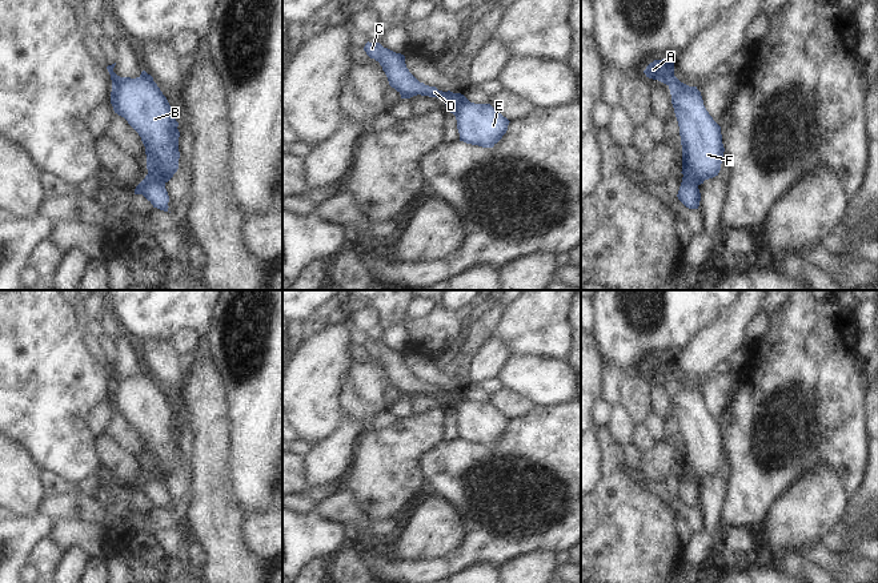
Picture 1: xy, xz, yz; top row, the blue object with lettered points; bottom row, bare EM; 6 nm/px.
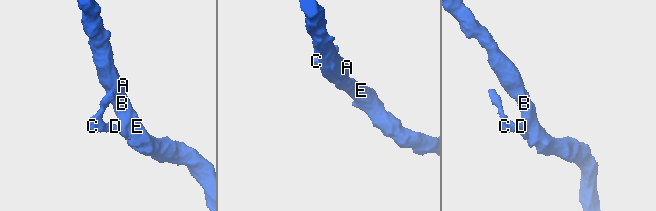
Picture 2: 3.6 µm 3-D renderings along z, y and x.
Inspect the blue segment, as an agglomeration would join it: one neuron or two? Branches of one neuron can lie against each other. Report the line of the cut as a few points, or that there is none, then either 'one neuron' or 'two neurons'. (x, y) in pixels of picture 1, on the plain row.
xz (462, 393), (458, 399), (448, 405) | two neurons

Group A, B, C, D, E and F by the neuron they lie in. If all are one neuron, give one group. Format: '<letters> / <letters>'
A B E F / C D

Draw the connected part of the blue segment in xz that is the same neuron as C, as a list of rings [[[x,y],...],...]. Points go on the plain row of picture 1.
[[[366,341],[364,349],[370,357],[374,357],[382,365],[389,383],[394,386],[401,397],[410,397],[413,394],[429,394],[437,395],[450,405],[461,399],[461,391],[453,391],[450,389],[442,390],[436,385],[425,383],[420,381],[406,366],[405,354],[396,351],[388,346],[384,346],[380,341]]]

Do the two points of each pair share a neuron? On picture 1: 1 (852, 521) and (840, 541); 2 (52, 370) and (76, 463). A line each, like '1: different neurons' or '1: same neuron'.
1: different neurons
2: same neuron

